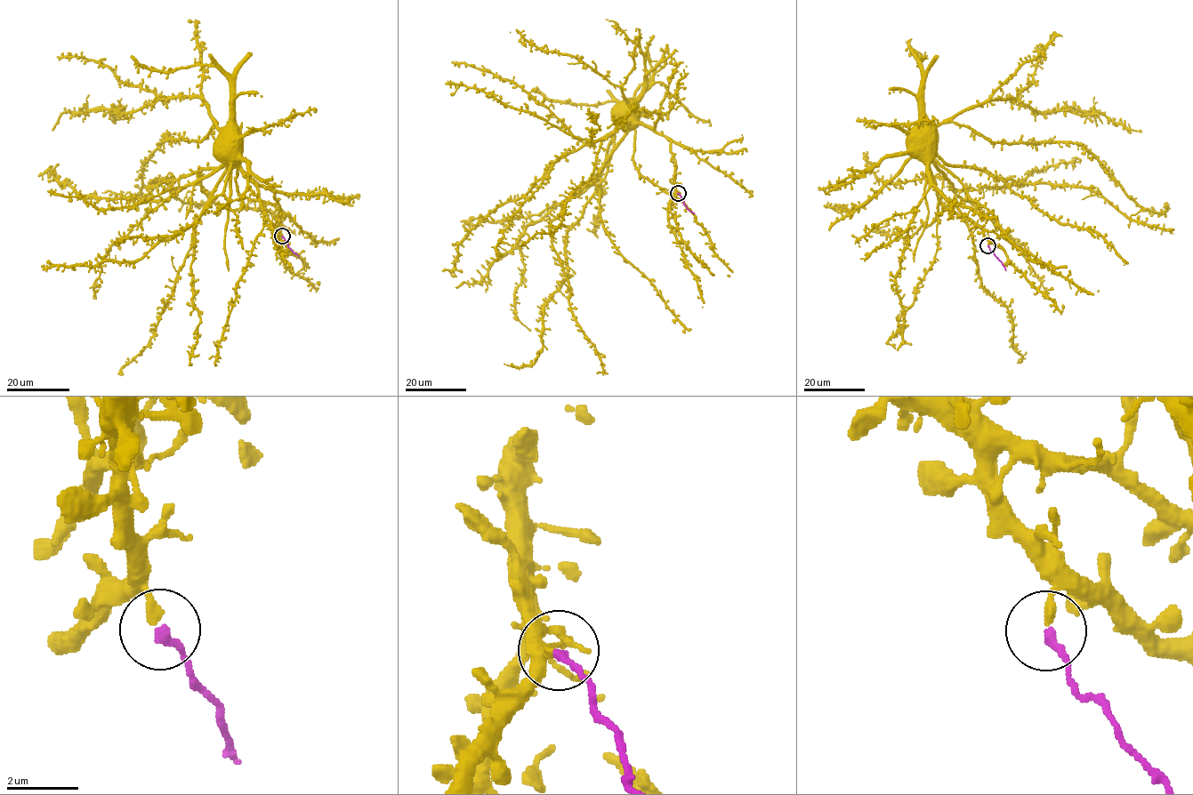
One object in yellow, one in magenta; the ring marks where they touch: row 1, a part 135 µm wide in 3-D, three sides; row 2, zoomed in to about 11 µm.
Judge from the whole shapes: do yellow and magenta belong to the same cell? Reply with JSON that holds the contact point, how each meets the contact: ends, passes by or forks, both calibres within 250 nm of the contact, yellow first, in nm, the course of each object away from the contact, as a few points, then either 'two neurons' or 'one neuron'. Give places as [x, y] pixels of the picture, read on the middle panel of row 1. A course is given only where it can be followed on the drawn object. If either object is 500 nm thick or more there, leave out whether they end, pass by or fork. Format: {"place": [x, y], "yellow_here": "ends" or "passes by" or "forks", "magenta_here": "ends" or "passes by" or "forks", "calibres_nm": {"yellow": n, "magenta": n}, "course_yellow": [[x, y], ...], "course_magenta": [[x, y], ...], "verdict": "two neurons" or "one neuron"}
{"place": [678, 193], "yellow_here": "ends", "magenta_here": "ends", "calibres_nm": {"yellow": 240, "magenta": 240}, "course_yellow": [[678, 192], [674, 186], [675, 159], [671, 143], [642, 124], [629, 121]], "course_magenta": [[678, 193], [693, 213]], "verdict": "two neurons"}

